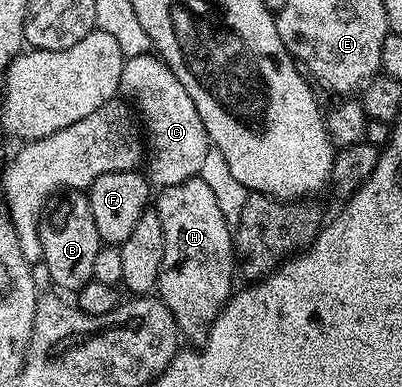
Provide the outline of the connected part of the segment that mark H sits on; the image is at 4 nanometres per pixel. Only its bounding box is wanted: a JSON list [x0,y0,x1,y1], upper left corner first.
[155,176,235,339]

